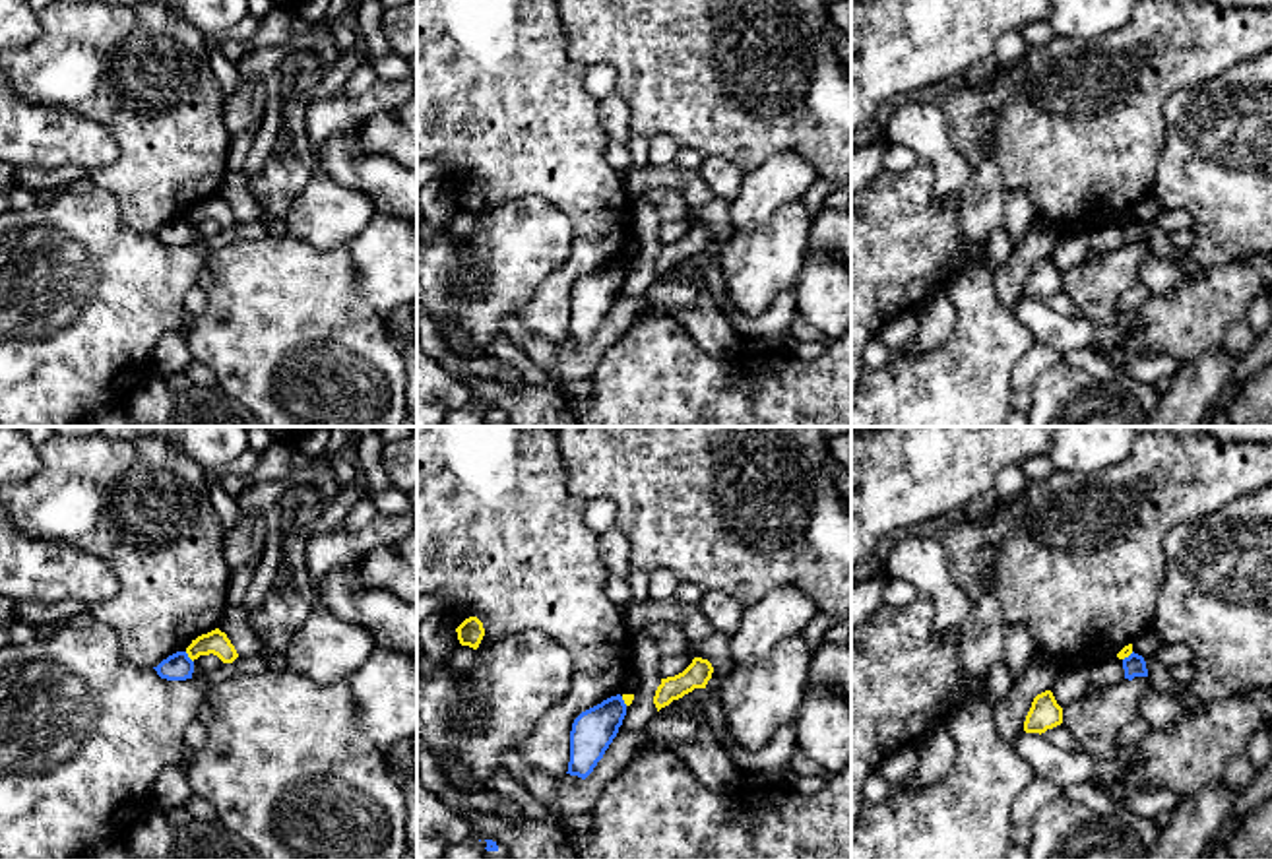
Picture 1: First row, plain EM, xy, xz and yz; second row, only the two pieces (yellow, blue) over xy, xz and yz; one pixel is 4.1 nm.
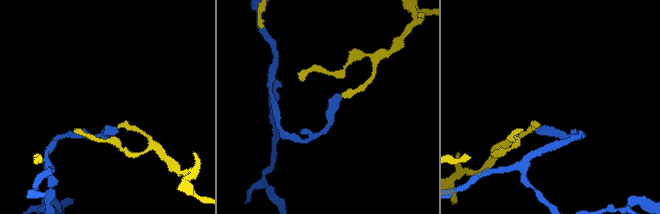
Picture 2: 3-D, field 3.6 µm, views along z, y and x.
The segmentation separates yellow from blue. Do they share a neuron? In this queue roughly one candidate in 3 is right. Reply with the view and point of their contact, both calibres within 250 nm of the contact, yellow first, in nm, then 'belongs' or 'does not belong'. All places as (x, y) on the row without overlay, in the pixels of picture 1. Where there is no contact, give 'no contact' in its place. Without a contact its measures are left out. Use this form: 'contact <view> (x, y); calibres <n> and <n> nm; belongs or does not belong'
contact xy (189, 222); calibres 100 and 110 nm; does not belong

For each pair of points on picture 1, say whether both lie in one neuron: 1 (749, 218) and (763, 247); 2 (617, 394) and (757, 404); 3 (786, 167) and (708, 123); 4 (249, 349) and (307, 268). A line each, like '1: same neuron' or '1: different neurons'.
1: different neurons
2: same neuron
3: different neurons
4: same neuron

